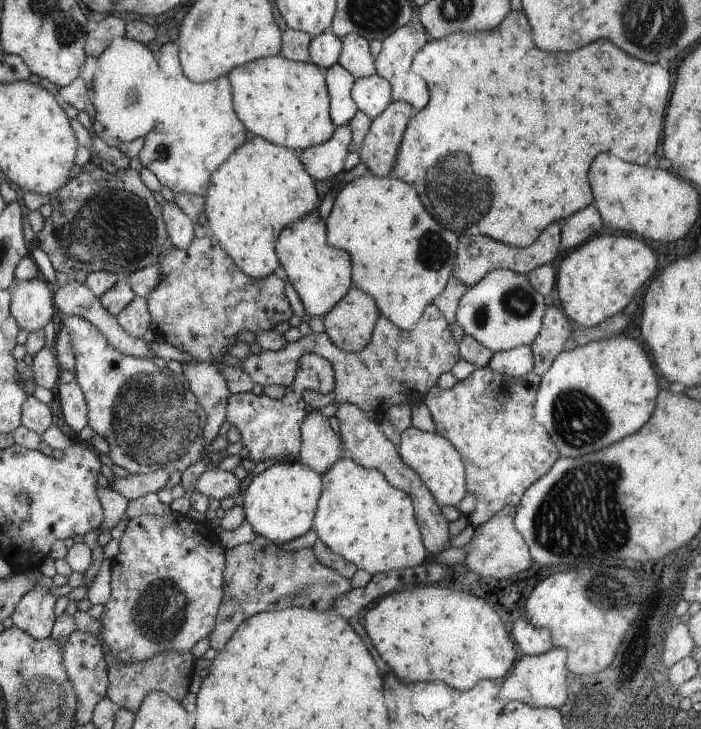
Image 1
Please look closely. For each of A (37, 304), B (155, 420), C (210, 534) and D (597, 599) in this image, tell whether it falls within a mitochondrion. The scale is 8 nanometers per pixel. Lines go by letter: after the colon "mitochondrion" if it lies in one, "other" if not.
A: other
B: mitochondrion
C: other
D: mitochondrion

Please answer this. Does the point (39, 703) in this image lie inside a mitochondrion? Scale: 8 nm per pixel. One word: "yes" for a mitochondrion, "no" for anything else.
yes

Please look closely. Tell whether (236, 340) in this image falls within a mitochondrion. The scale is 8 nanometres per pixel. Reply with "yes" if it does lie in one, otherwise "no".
no

